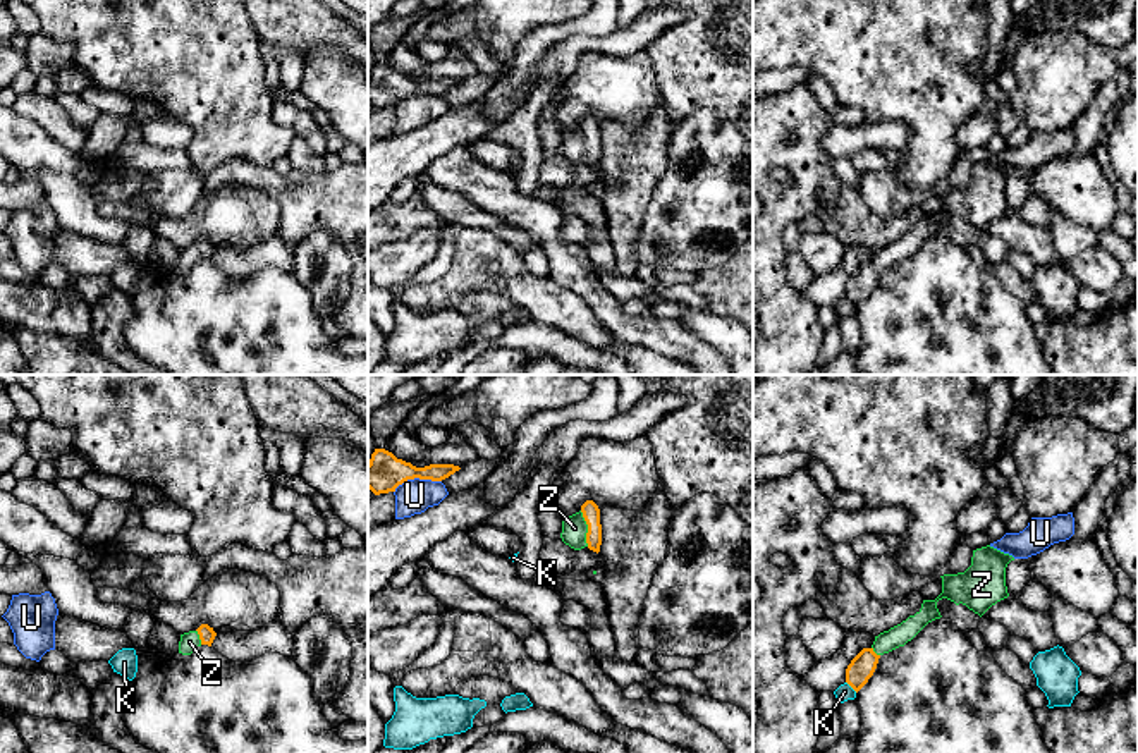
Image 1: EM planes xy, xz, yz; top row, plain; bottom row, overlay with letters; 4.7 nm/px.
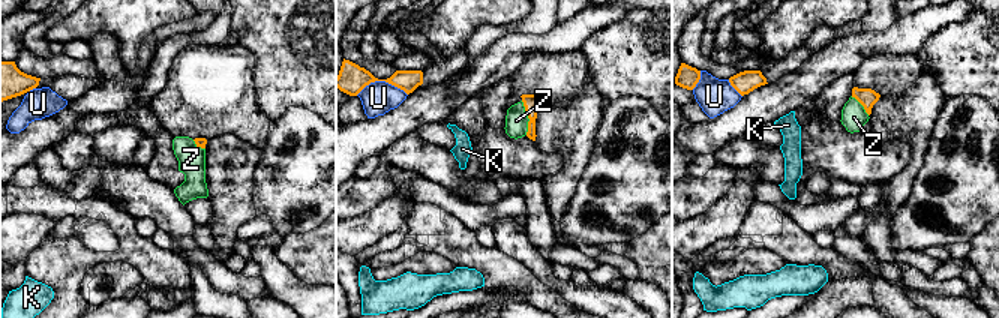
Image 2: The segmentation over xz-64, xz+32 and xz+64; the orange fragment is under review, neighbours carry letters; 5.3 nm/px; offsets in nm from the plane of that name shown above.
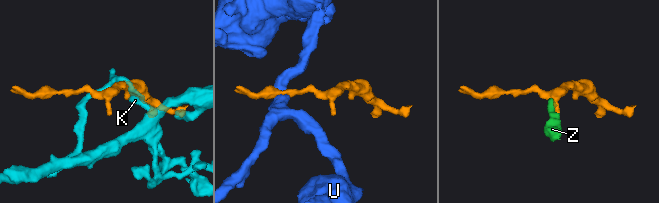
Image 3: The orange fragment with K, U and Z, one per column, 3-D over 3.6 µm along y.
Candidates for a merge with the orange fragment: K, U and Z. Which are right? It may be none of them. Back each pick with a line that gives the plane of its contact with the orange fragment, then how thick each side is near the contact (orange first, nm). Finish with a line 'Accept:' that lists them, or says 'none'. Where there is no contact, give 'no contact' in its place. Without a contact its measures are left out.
Z: meets orange in xz; 80 nm thick on the orange side, 120 nm on the other
Accept: Z

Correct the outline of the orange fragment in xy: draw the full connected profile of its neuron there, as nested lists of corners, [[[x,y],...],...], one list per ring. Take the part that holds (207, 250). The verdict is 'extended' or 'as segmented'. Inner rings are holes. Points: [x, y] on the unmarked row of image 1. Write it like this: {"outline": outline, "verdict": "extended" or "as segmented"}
{"outline": [[[201,239],[196,246],[180,249],[179,268],[191,270],[198,261],[211,261],[217,248],[208,239]]], "verdict": "extended"}

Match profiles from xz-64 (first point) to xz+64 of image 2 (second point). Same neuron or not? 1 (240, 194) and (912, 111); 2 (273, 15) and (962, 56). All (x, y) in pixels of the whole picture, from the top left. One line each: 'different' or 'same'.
1: same
2: same

